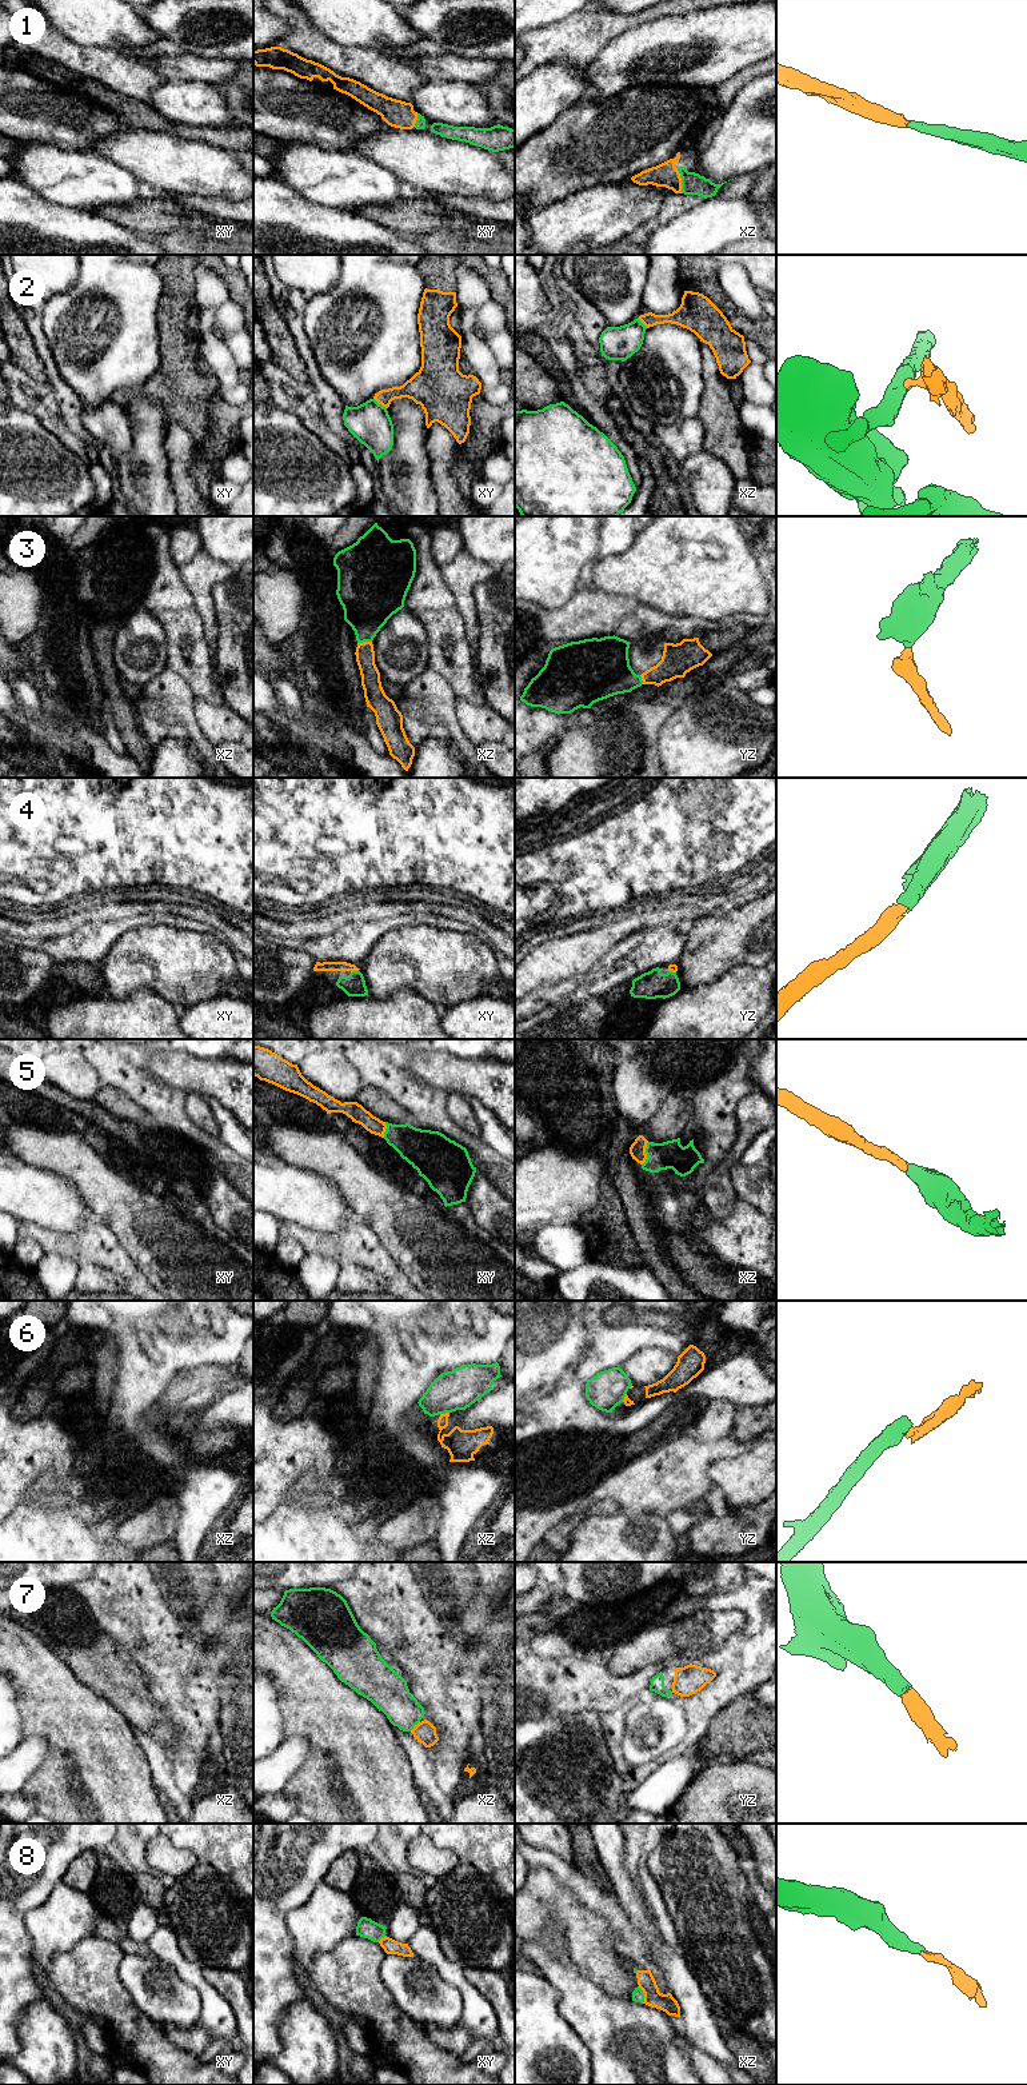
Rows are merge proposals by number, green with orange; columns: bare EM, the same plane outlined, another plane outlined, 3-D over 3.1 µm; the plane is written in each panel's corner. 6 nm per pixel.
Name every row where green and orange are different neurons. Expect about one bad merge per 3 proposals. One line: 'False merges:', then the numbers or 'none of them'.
False merges: 2, 6

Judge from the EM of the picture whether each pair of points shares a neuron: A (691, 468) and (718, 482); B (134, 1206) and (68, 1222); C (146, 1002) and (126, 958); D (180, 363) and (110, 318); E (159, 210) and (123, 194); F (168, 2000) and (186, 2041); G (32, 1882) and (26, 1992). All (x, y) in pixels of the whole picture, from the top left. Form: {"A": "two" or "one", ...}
{"A": "one", "B": "two", "C": "two", "D": "two", "E": "two", "F": "two", "G": "one"}

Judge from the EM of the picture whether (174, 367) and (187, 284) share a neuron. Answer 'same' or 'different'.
same

